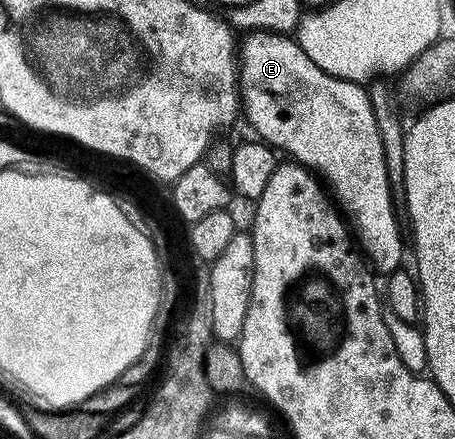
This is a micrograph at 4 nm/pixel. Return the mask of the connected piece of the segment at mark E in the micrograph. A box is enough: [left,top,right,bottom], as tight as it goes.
[239,30,407,276]

